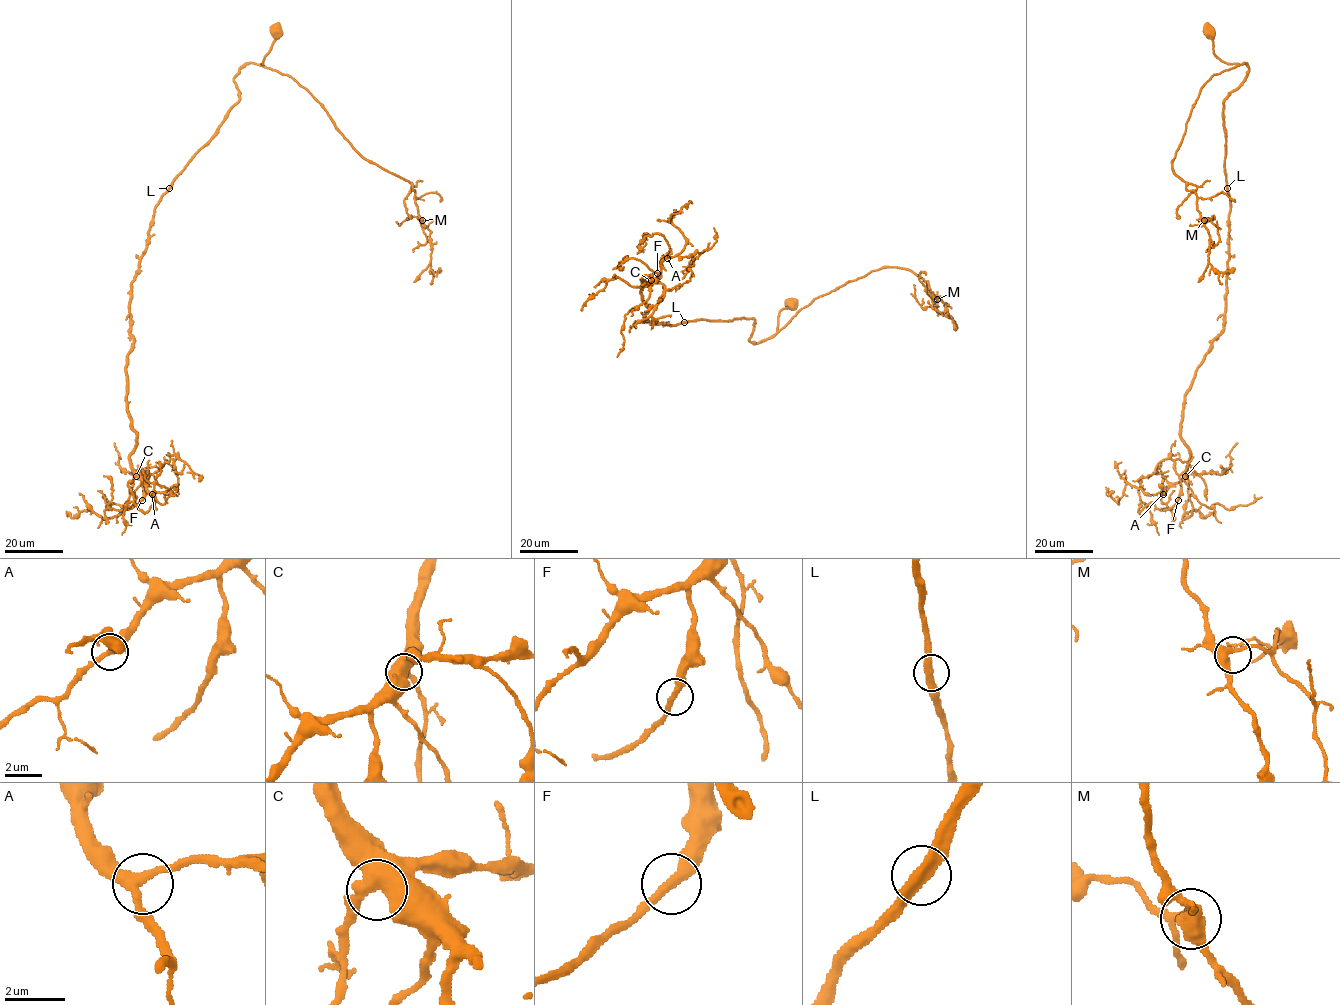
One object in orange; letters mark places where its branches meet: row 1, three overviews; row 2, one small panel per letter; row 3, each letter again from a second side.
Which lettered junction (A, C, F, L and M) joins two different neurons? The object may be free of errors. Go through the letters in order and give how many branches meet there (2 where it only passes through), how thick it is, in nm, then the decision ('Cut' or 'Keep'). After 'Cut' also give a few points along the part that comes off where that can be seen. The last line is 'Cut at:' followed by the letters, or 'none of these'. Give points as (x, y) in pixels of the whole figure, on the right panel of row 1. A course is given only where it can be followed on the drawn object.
A: Branches: 3. Thickness 320 nm. Keep
C: Branches: 2. Thickness 600 nm. Keep
F: Branches: 2. Thickness 320 nm. Keep
L: Branches: 2. Thickness 360 nm. Keep
M: Branches: 3. Thickness 360 nm. Keep
Cut at: none of these

